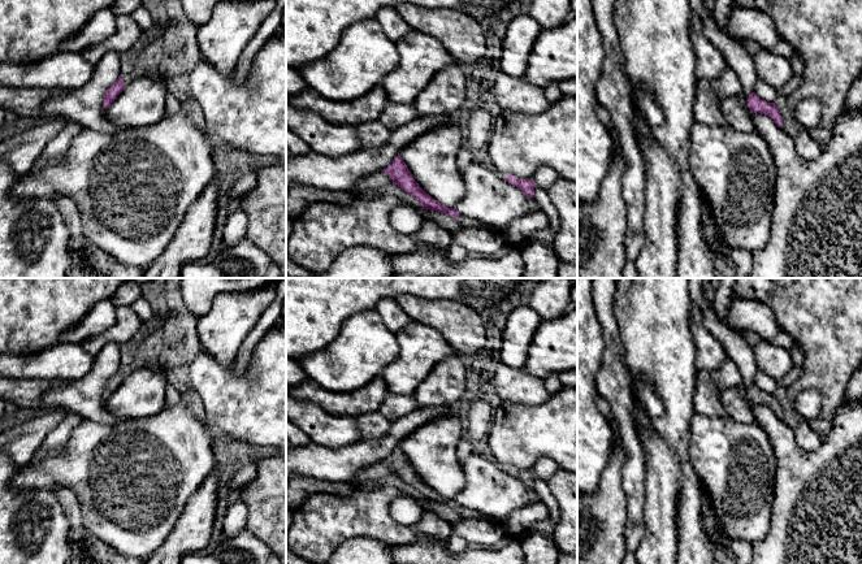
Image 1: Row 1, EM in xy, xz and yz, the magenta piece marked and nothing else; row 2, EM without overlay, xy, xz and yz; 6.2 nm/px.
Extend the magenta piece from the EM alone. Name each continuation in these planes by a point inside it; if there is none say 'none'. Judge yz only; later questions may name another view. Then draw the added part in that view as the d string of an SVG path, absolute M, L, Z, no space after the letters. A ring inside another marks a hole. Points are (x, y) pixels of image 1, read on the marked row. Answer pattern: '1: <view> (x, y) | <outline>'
1: yz (789, 125) | M780 97L775 101L775 104L783 117L781 129L792 138L797 136L801 131L794 117L792 116L790 110L787 107L787 100Z

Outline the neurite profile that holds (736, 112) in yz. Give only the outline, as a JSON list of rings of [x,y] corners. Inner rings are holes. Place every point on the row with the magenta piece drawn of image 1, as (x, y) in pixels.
[[[712,10],[705,12],[702,29],[705,36],[722,52],[728,66],[737,74],[742,84],[741,95],[719,103],[720,112],[729,126],[742,133],[751,133],[755,127],[746,100],[754,92],[758,82],[755,58],[746,52],[738,40],[732,39],[719,29]]]

